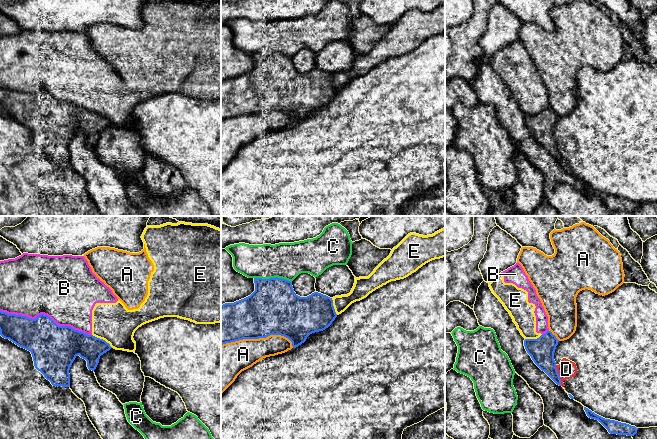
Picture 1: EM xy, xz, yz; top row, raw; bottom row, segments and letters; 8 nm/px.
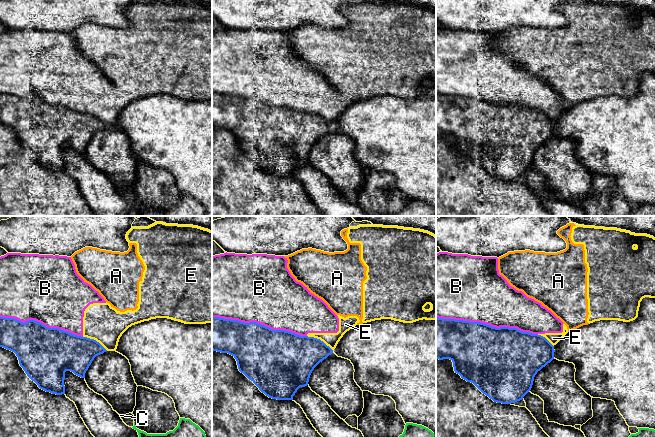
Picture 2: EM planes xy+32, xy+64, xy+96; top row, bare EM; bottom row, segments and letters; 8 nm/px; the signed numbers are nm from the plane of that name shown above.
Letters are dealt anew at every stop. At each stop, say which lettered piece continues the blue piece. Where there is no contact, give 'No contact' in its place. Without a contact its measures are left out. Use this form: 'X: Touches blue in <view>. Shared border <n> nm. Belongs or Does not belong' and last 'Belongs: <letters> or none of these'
A: Touches blue in xz. Shared border 600 nm. Does not belong
B: Touches blue in xy. Shared border 750 nm. Does not belong
C: Touches blue in xz. Shared border 300 nm. Does not belong
D: Touches blue in yz. Shared border 180 nm. Does not belong
E: Touches blue in xy. Shared border 200 nm. Does not belong
Belongs: none of these

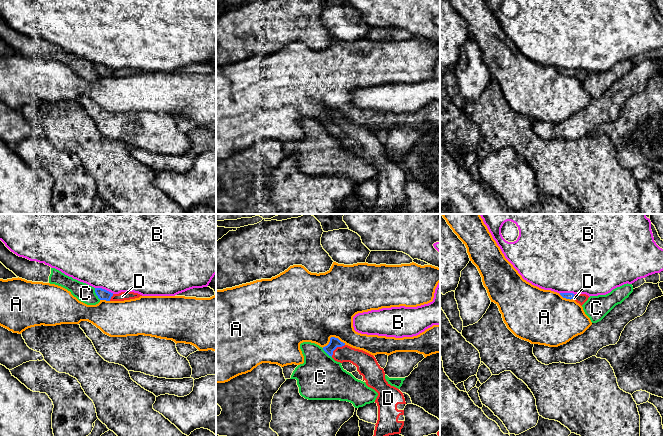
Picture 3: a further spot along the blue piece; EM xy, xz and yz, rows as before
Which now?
A: Touches blue in xz. Shared border 190 nm. Does not belong
B: Touches blue in xy. Shared border 160 nm. Does not belong
C: Touches blue in xy. Shared border 110 nm. Does not belong
D: Touches blue in xz. Shared border 150 nm. Belongs
Belongs: D

